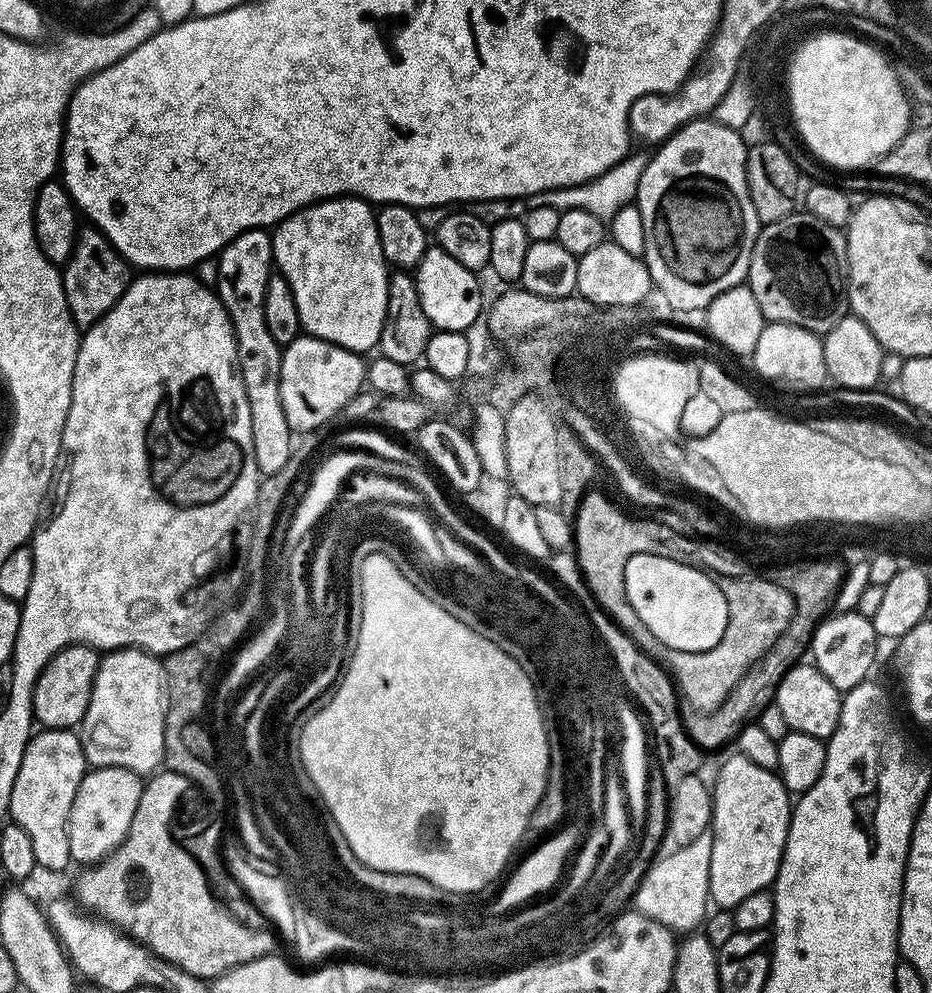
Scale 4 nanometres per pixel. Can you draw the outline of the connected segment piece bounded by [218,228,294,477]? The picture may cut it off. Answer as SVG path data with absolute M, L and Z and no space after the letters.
M251 228L233 238L224 251L219 253L220 283L218 295L228 312L232 329L236 335L236 359L240 376L244 380L246 398L250 402L250 430L254 434L254 462L258 462L261 477L275 474L280 467L286 466L286 458L292 453L294 433L286 422L286 410L282 410L282 394L280 393L280 354L282 346L274 342L270 329L266 326L264 303L266 302L266 286L269 276L274 272L272 259L272 238L263 228Z

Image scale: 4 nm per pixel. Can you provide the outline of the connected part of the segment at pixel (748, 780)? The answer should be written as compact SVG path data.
M733 754L728 761L720 768L720 773L716 776L716 784L711 785L712 790L712 849L710 850L710 882L708 883L708 895L711 903L720 910L731 910L738 906L738 902L742 902L742 898L747 898L749 894L755 892L763 892L769 887L776 879L776 871L780 865L780 859L784 853L784 847L786 846L786 834L788 833L788 824L792 821L792 809L793 805L788 804L790 799L790 793L785 788L783 782L780 781L779 775L776 772L766 770L762 766L758 766L754 762L750 762L750 758L741 756L739 754Z

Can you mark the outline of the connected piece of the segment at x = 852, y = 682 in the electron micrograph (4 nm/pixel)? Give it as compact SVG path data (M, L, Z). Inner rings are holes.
M855 610L836 612L821 619L810 641L811 663L833 684L840 693L849 692L869 679L872 663L876 660L878 637L871 619Z

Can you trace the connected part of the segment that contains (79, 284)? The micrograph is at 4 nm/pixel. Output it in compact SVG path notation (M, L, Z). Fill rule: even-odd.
M94 226L79 229L76 245L68 263L63 265L64 293L68 309L77 329L87 330L99 322L122 298L130 283L130 265L118 254L118 250Z

